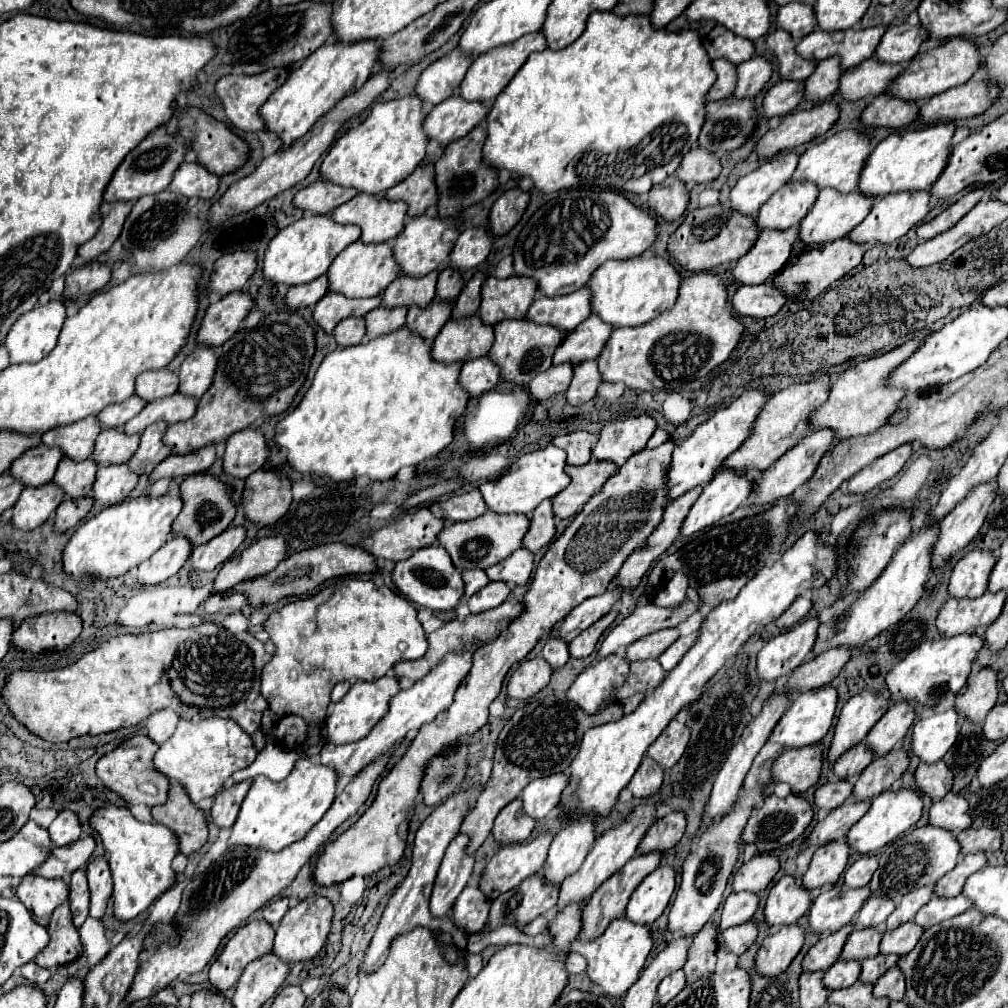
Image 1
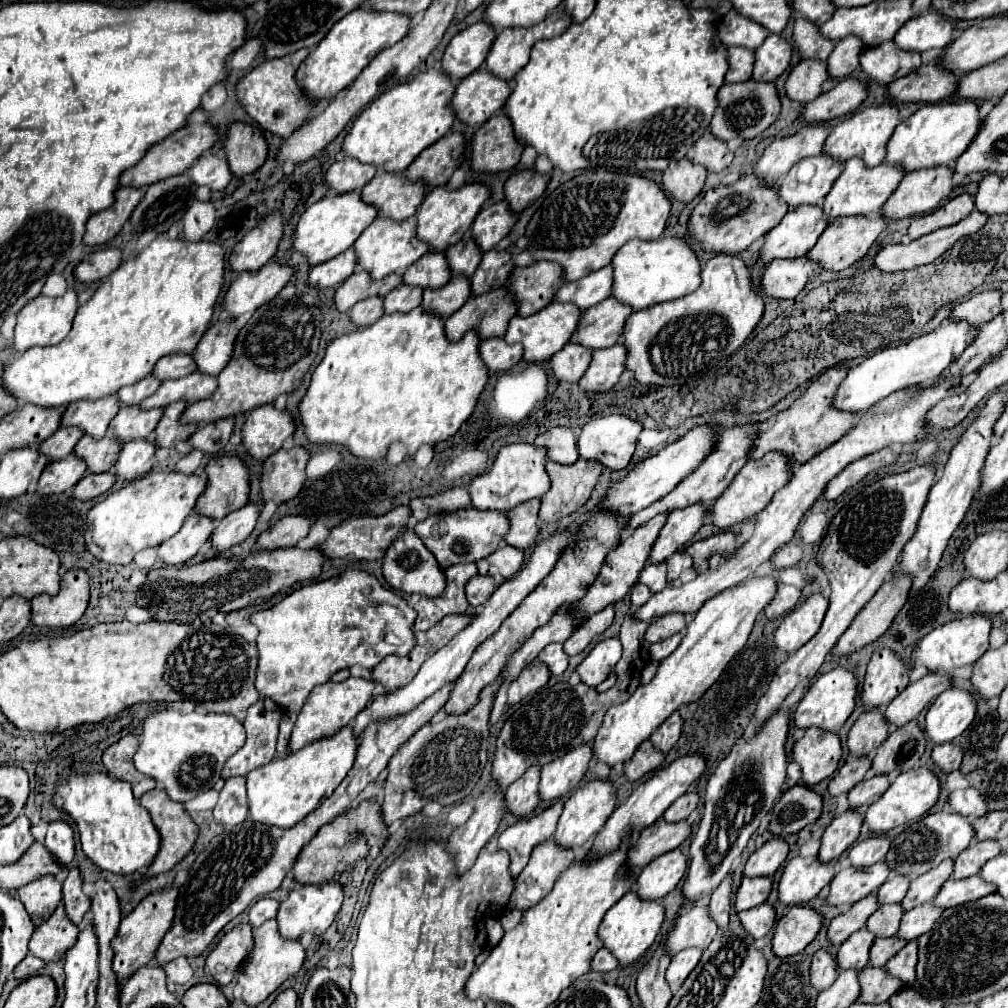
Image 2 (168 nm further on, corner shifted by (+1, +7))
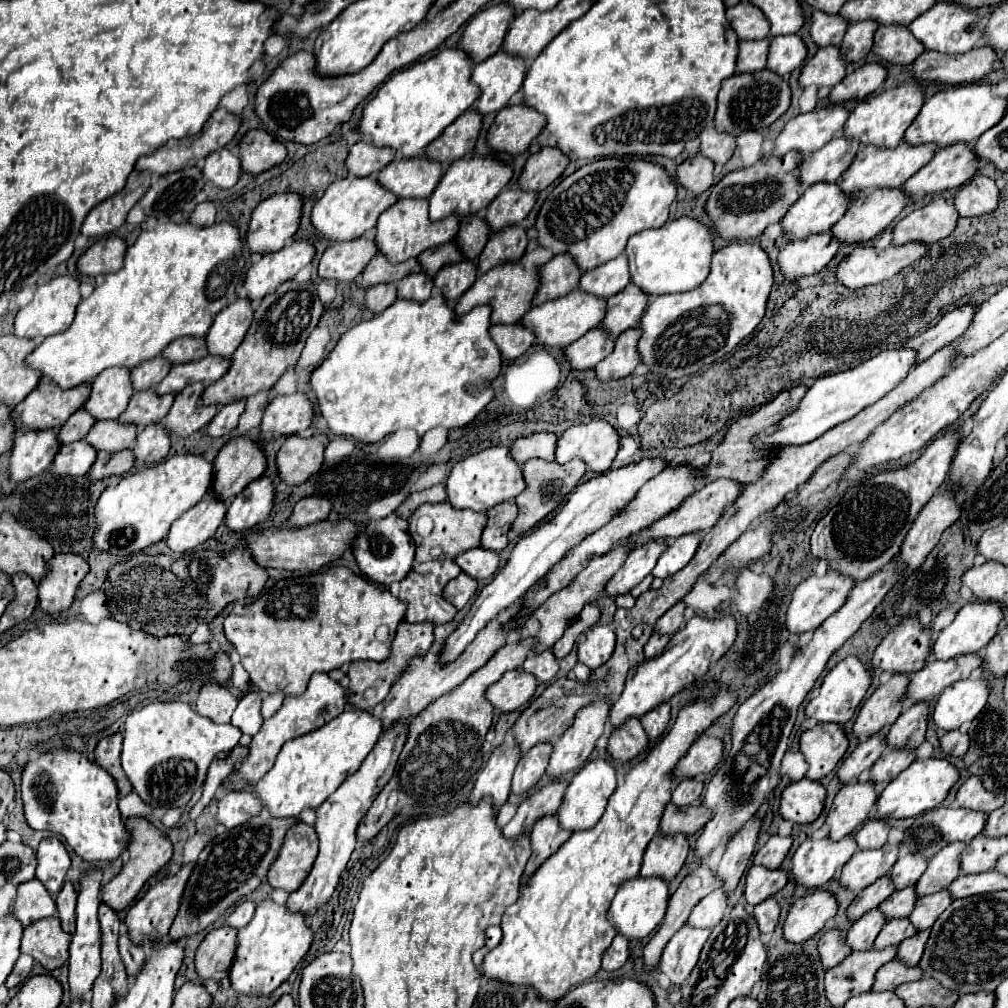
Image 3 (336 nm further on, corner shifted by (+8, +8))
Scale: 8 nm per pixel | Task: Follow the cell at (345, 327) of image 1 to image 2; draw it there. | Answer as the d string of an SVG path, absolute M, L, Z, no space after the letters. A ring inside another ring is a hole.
M372 296L372 298L366 298L362 302L358 302L352 310L350 310L350 320L354 324L358 324L360 328L364 326L370 326L374 324L376 320L380 320L384 316L384 310L382 310L382 296Z

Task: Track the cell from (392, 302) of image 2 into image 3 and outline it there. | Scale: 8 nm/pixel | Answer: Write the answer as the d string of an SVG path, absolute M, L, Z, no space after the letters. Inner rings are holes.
M423 273L409 275L407 279L401 279L397 283L397 297L399 299L427 301L431 297L431 291L433 291L433 279Z

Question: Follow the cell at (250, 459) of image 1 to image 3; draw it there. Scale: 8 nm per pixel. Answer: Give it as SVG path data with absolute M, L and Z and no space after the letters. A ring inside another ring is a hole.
M301 393L285 395L273 399L261 419L261 439L281 439L285 435L299 435L309 429L311 425L311 415L313 407L309 399Z

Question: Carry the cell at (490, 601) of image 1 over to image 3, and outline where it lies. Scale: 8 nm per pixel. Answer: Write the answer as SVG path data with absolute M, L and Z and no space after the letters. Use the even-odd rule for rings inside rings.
M461 573L459 577L451 579L443 591L445 599L449 599L457 609L463 609L467 601L475 595L477 591L477 581L471 579L467 573Z

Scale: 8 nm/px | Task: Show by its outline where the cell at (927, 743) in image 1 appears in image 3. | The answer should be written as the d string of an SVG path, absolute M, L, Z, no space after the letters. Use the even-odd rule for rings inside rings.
M969 677L947 687L933 709L933 723L939 733L959 729L963 723L975 719L975 715L987 703L987 683L979 677Z

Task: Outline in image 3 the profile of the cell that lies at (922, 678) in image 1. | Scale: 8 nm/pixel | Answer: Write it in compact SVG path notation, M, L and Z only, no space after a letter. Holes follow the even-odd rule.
M967 603L957 611L955 621L945 627L933 643L935 659L979 653L995 635L1003 613L999 603Z

